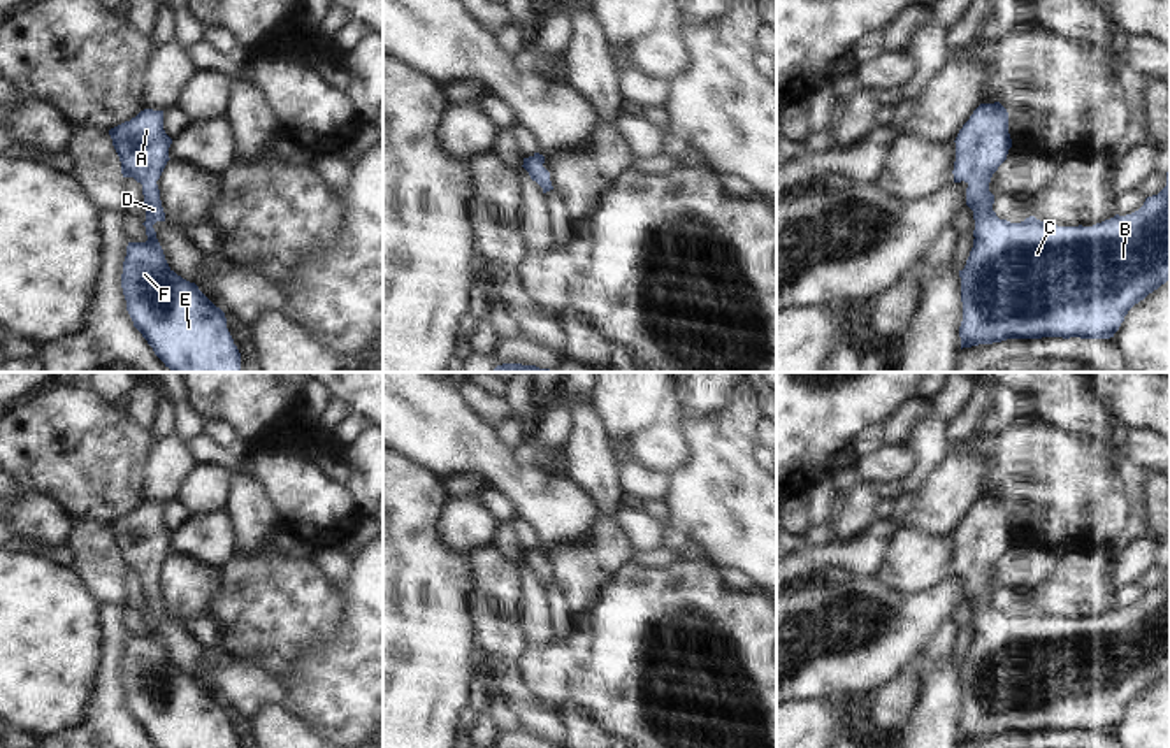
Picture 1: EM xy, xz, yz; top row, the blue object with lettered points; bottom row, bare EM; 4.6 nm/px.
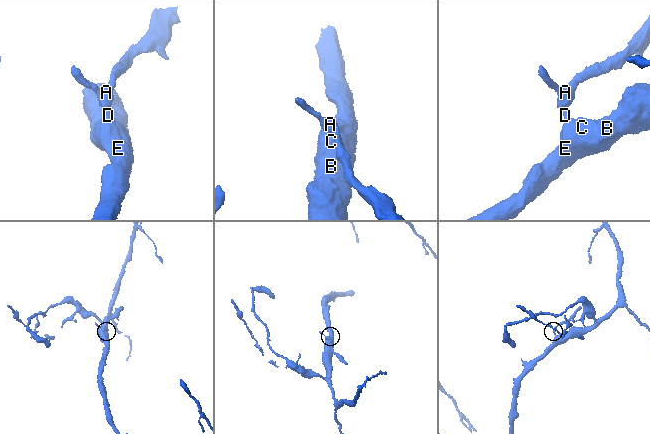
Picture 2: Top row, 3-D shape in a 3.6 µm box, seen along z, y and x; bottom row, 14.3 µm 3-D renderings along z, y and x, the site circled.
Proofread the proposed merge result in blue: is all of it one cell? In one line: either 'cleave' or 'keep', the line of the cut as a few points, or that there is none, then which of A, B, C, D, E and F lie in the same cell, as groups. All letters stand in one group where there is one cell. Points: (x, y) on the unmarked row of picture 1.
keep | no cut | A B C D E F

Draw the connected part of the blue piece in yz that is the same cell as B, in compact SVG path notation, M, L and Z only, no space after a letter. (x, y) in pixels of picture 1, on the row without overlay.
M980 497L956 530L954 576L964 574L966 599L973 604L973 641L961 671L963 715L959 720L961 743L993 737L1007 732L1080 730L1110 732L1119 723L1128 704L1149 687L1170 674L1170 565L1166 579L1144 599L1126 609L1116 608L1093 620L1058 620L1035 609L1021 616L1000 613L993 604L994 588L989 576L998 560L1007 553L1012 532L1008 506L1000 497Z

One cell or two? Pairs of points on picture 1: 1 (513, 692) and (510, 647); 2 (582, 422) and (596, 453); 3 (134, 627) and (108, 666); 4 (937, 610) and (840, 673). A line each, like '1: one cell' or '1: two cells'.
1: two cells
2: one cell
3: two cells
4: one cell

